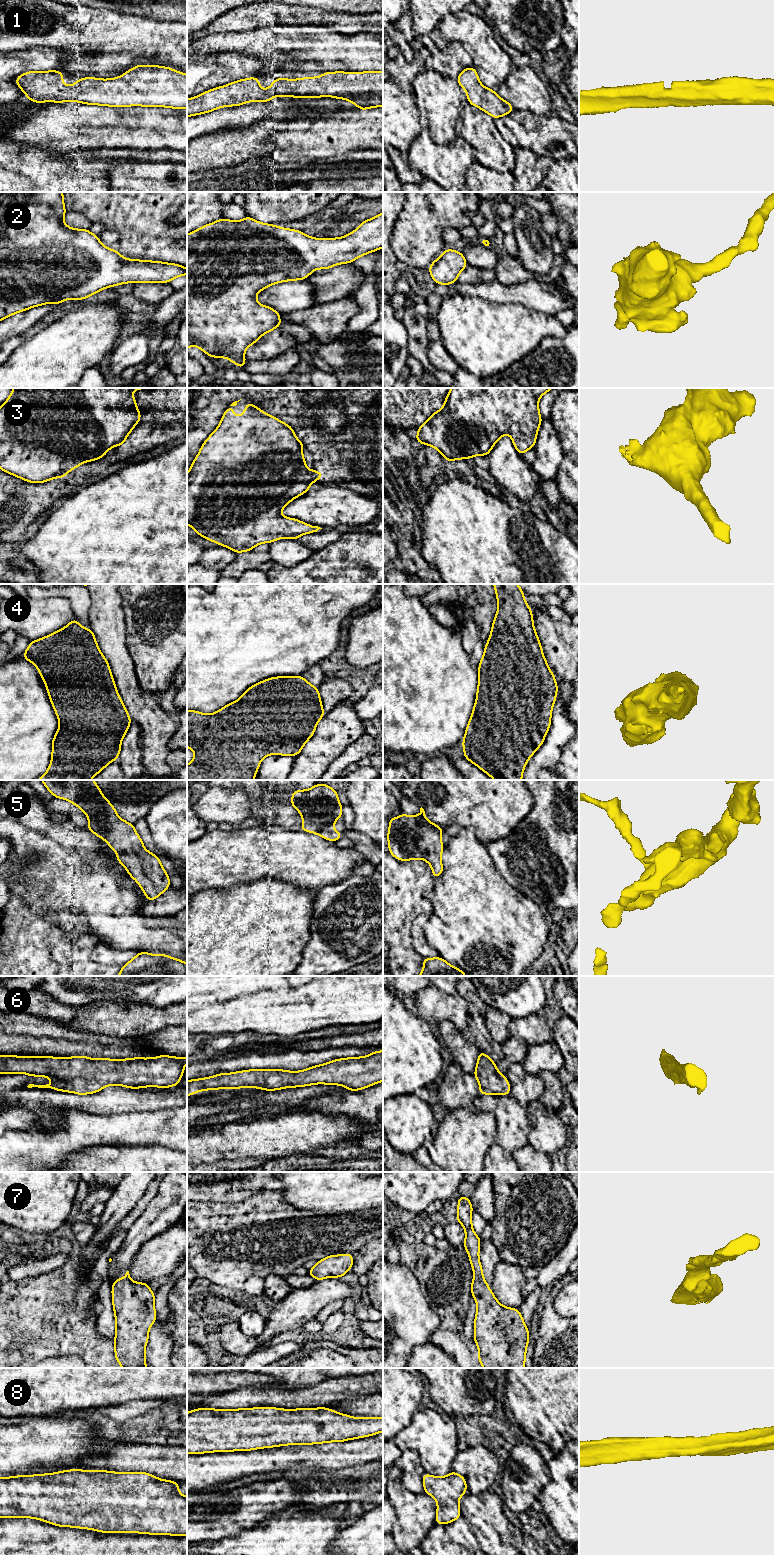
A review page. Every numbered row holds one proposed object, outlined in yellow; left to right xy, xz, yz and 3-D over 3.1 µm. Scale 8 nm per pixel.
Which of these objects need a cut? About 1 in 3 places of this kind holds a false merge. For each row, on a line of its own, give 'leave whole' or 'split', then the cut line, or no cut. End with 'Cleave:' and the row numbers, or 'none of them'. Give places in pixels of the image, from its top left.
1: leave whole | no cut
2: leave whole | no cut
3: leave whole | no cut
4: leave whole | no cut
5: leave whole | no cut
6: leave whole | no cut
7: leave whole | no cut
8: leave whole | no cut
Cleave: none of them

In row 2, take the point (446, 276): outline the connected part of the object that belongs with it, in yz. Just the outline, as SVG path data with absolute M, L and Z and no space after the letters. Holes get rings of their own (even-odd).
M447 248L428 269L437 284L450 285L457 281L460 272L466 267L467 261L462 252Z

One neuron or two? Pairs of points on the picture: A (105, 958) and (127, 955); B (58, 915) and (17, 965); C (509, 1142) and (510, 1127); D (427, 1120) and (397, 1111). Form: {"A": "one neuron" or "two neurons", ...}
{"A": "one neuron", "B": "two neurons", "C": "one neuron", "D": "one neuron"}

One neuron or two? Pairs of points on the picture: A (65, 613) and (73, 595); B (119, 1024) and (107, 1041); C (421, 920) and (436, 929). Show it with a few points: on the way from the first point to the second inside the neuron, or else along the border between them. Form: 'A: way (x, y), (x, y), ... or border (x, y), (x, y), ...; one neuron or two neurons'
A: border (47, 597), (65, 597), (71, 603), (75, 617); two neurons
B: border (93, 1033), (135, 1036); two neurons
C: border (430, 914), (424, 929), (425, 940), (429, 946); two neurons

